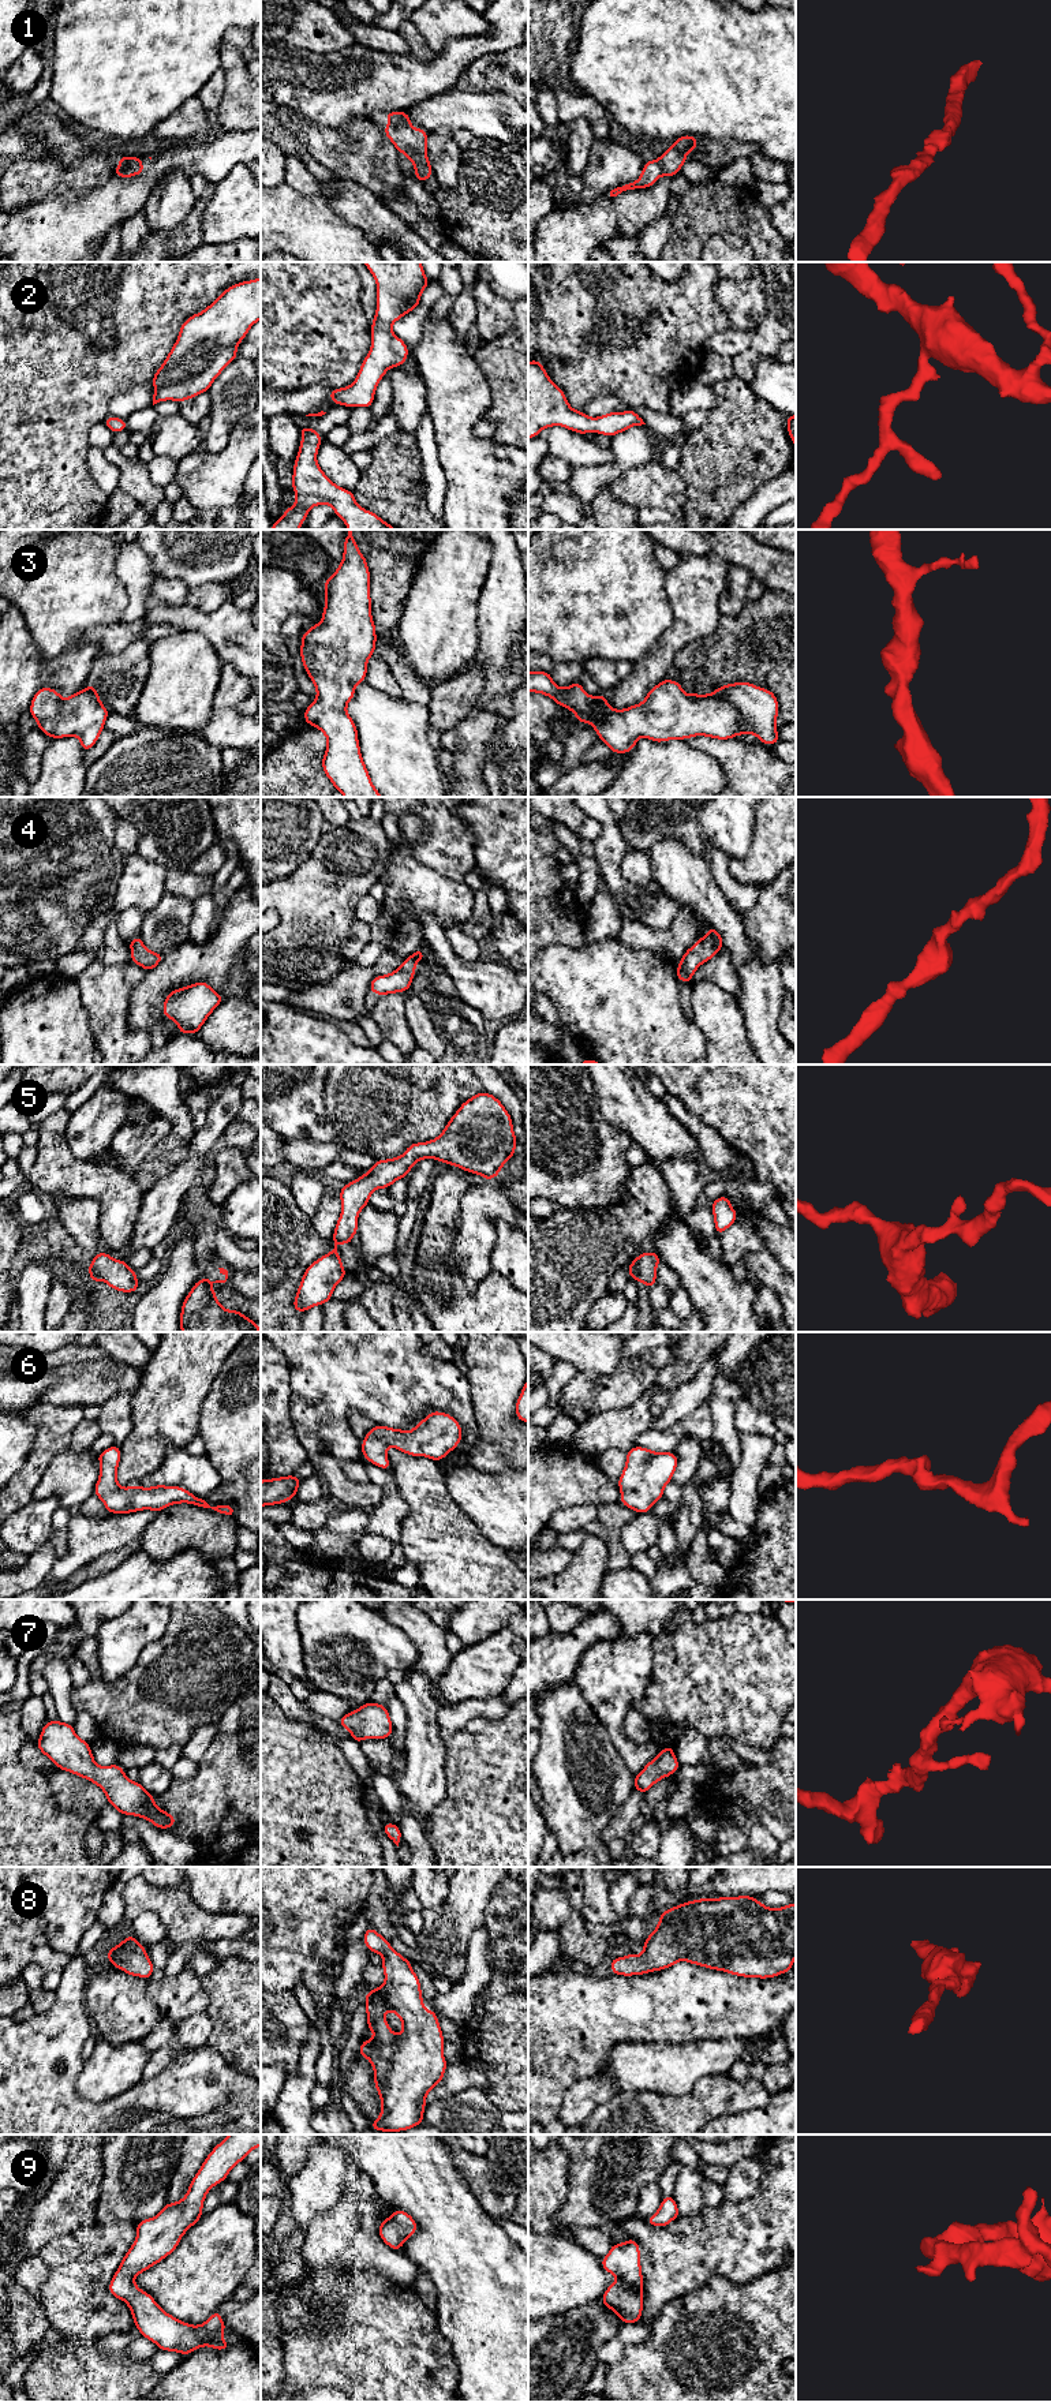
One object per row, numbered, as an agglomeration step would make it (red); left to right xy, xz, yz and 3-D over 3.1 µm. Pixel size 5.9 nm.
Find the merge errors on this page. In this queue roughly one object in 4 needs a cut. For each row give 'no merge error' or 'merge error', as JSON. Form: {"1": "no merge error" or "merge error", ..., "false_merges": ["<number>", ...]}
{"1": "no merge error", "2": "no merge error", "3": "no merge error", "4": "no merge error", "5": "no merge error", "6": "no merge error", "7": "no merge error", "8": "no merge error", "9": "no merge error", "false_merges": []}

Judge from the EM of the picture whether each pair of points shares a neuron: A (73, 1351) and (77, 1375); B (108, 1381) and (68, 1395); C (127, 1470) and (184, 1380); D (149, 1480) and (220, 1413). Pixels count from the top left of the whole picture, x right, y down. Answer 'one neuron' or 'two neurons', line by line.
A: two neurons
B: one neuron
C: one neuron
D: two neurons

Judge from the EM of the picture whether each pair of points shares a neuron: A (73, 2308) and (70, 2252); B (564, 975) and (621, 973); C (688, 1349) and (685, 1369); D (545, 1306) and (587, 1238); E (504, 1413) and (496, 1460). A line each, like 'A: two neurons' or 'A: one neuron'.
A: two neurons
B: one neuron
C: one neuron
D: one neuron
E: one neuron

